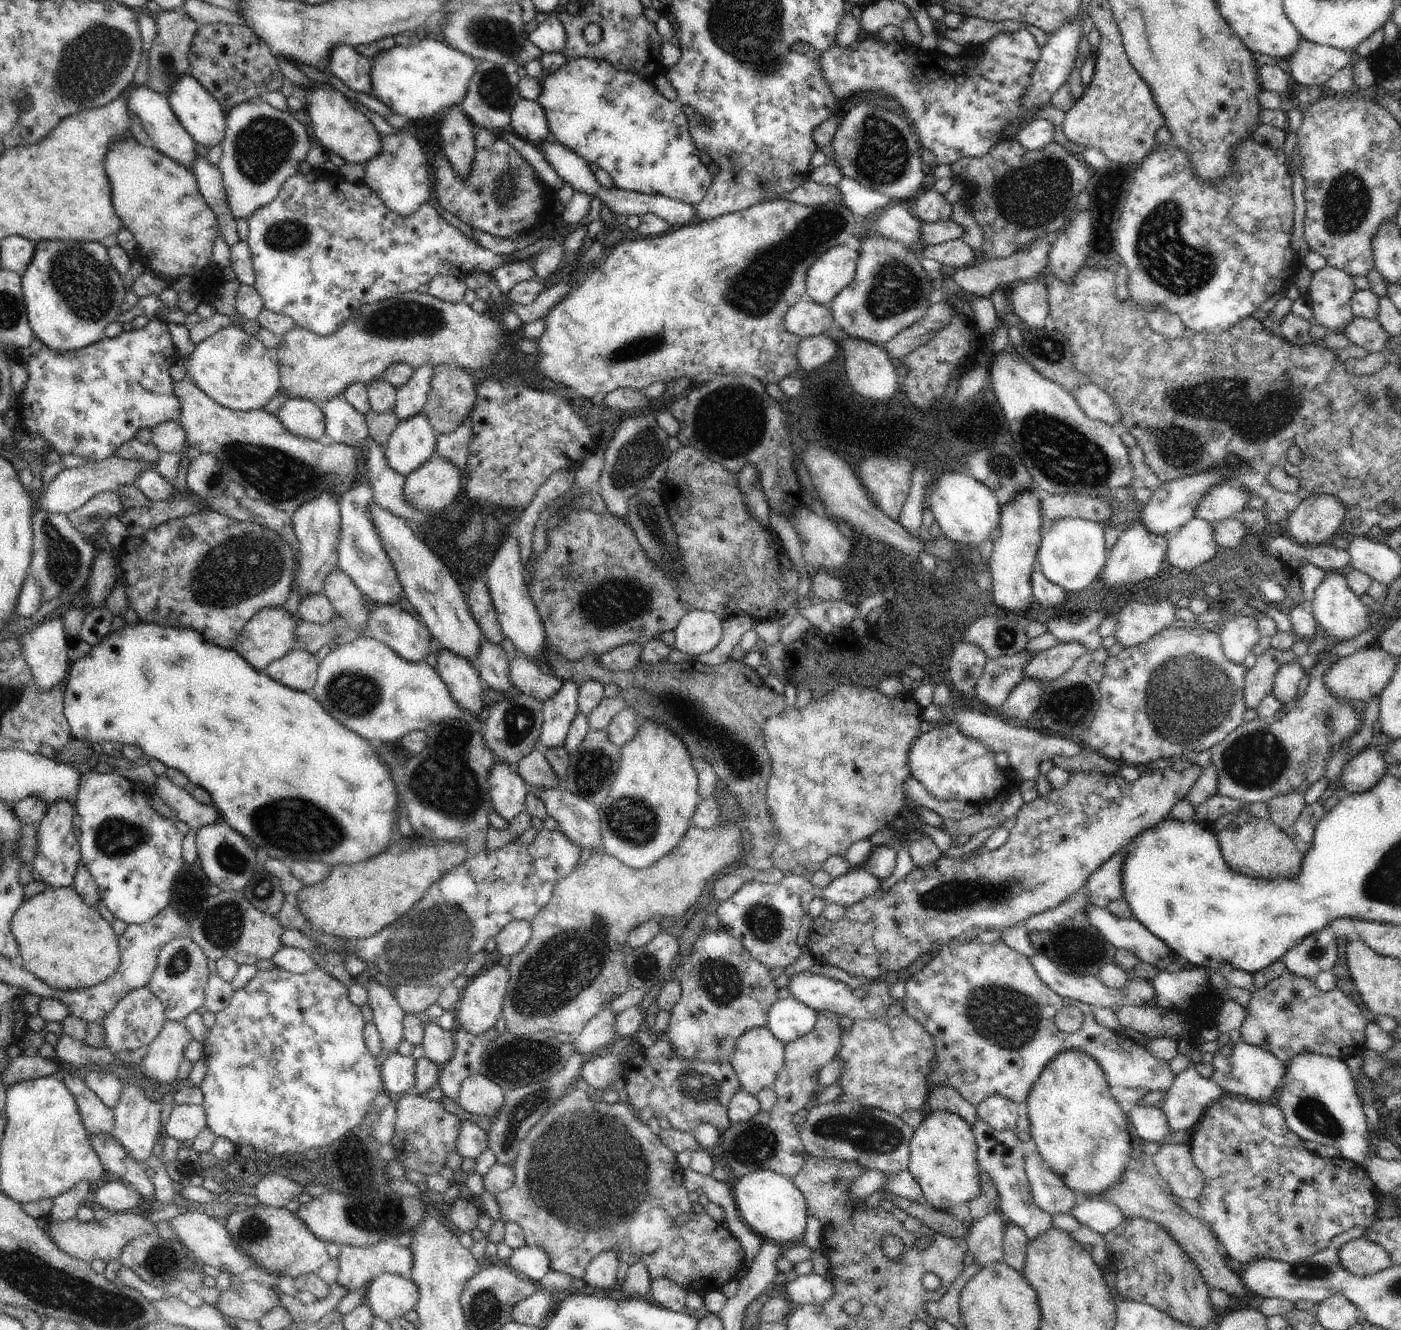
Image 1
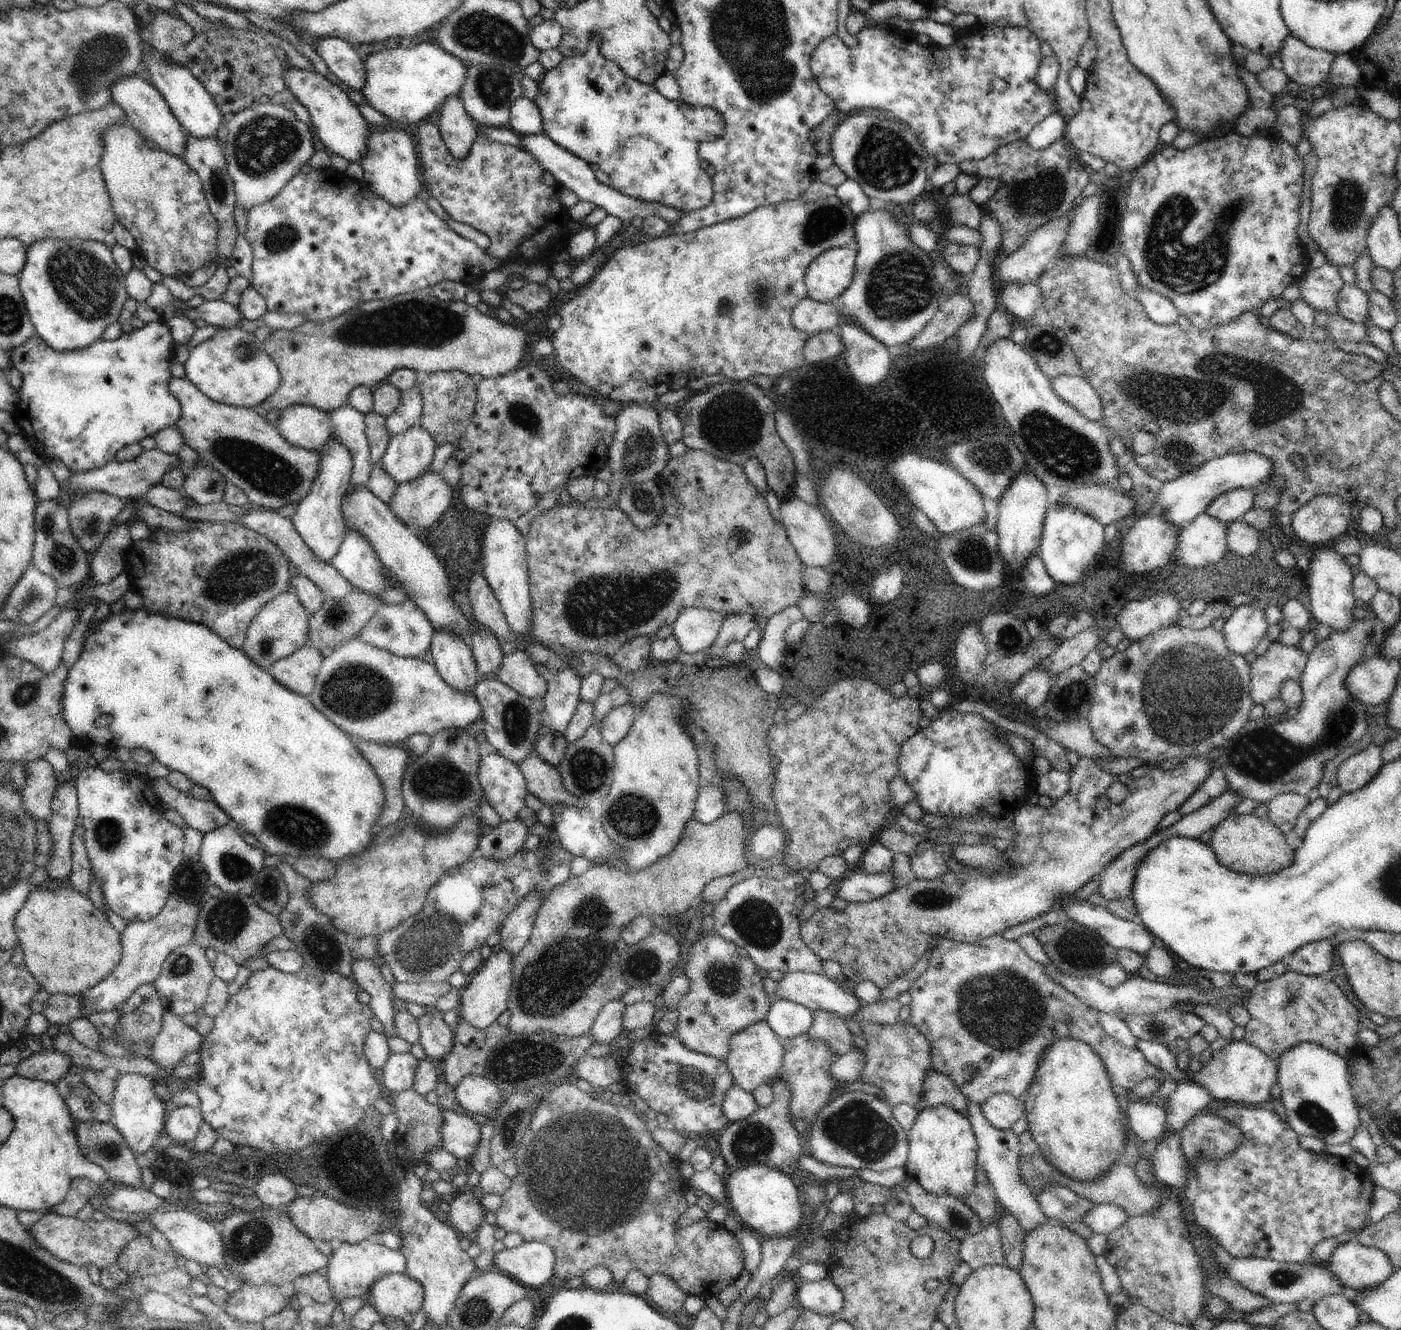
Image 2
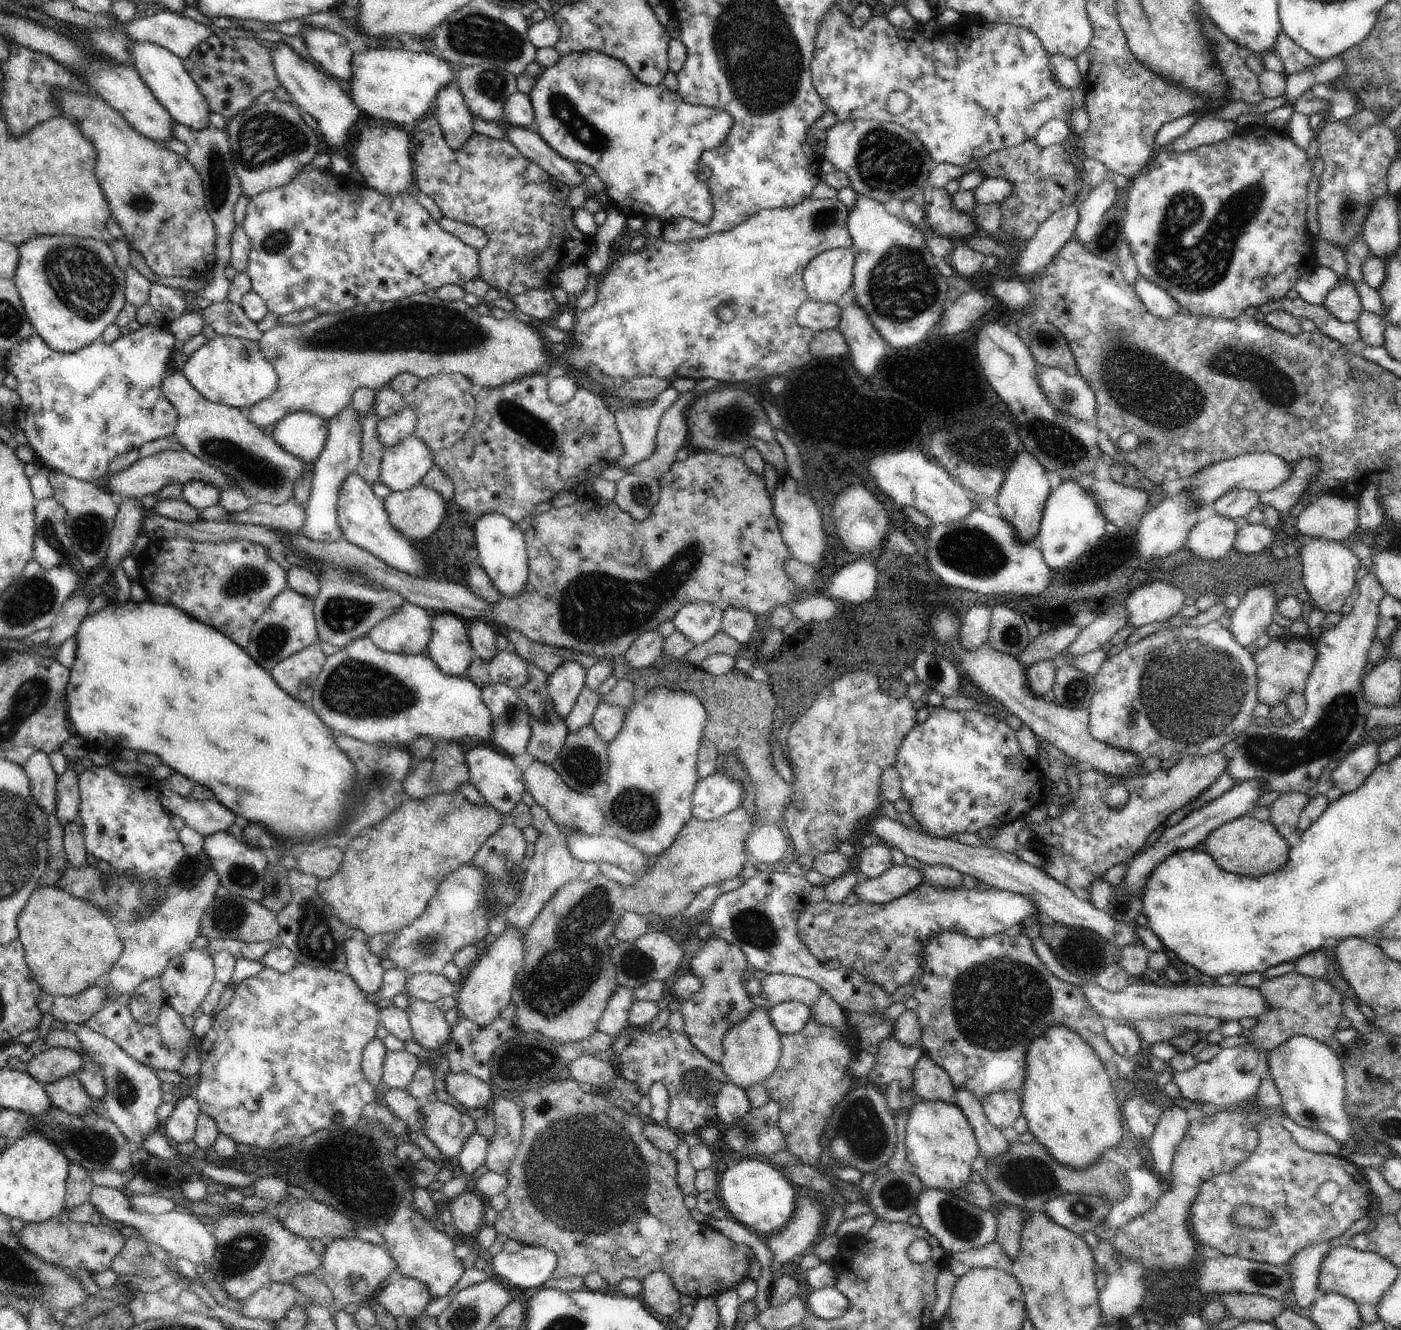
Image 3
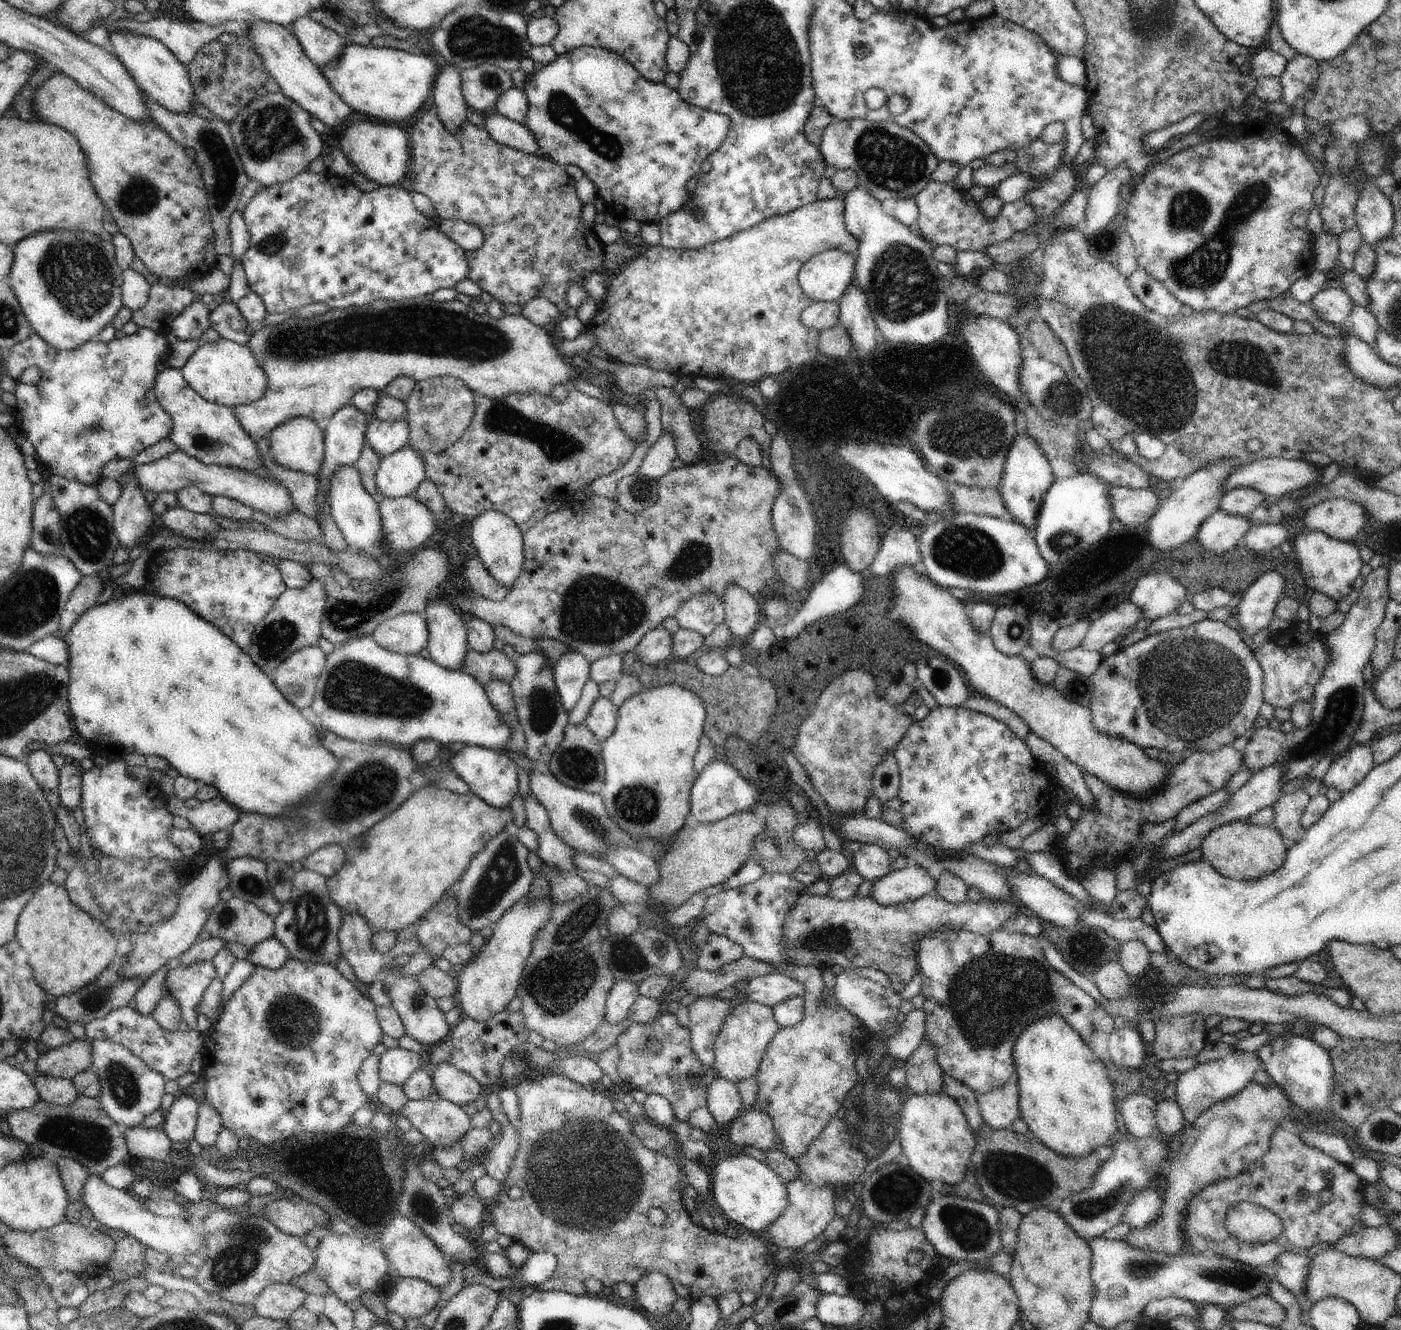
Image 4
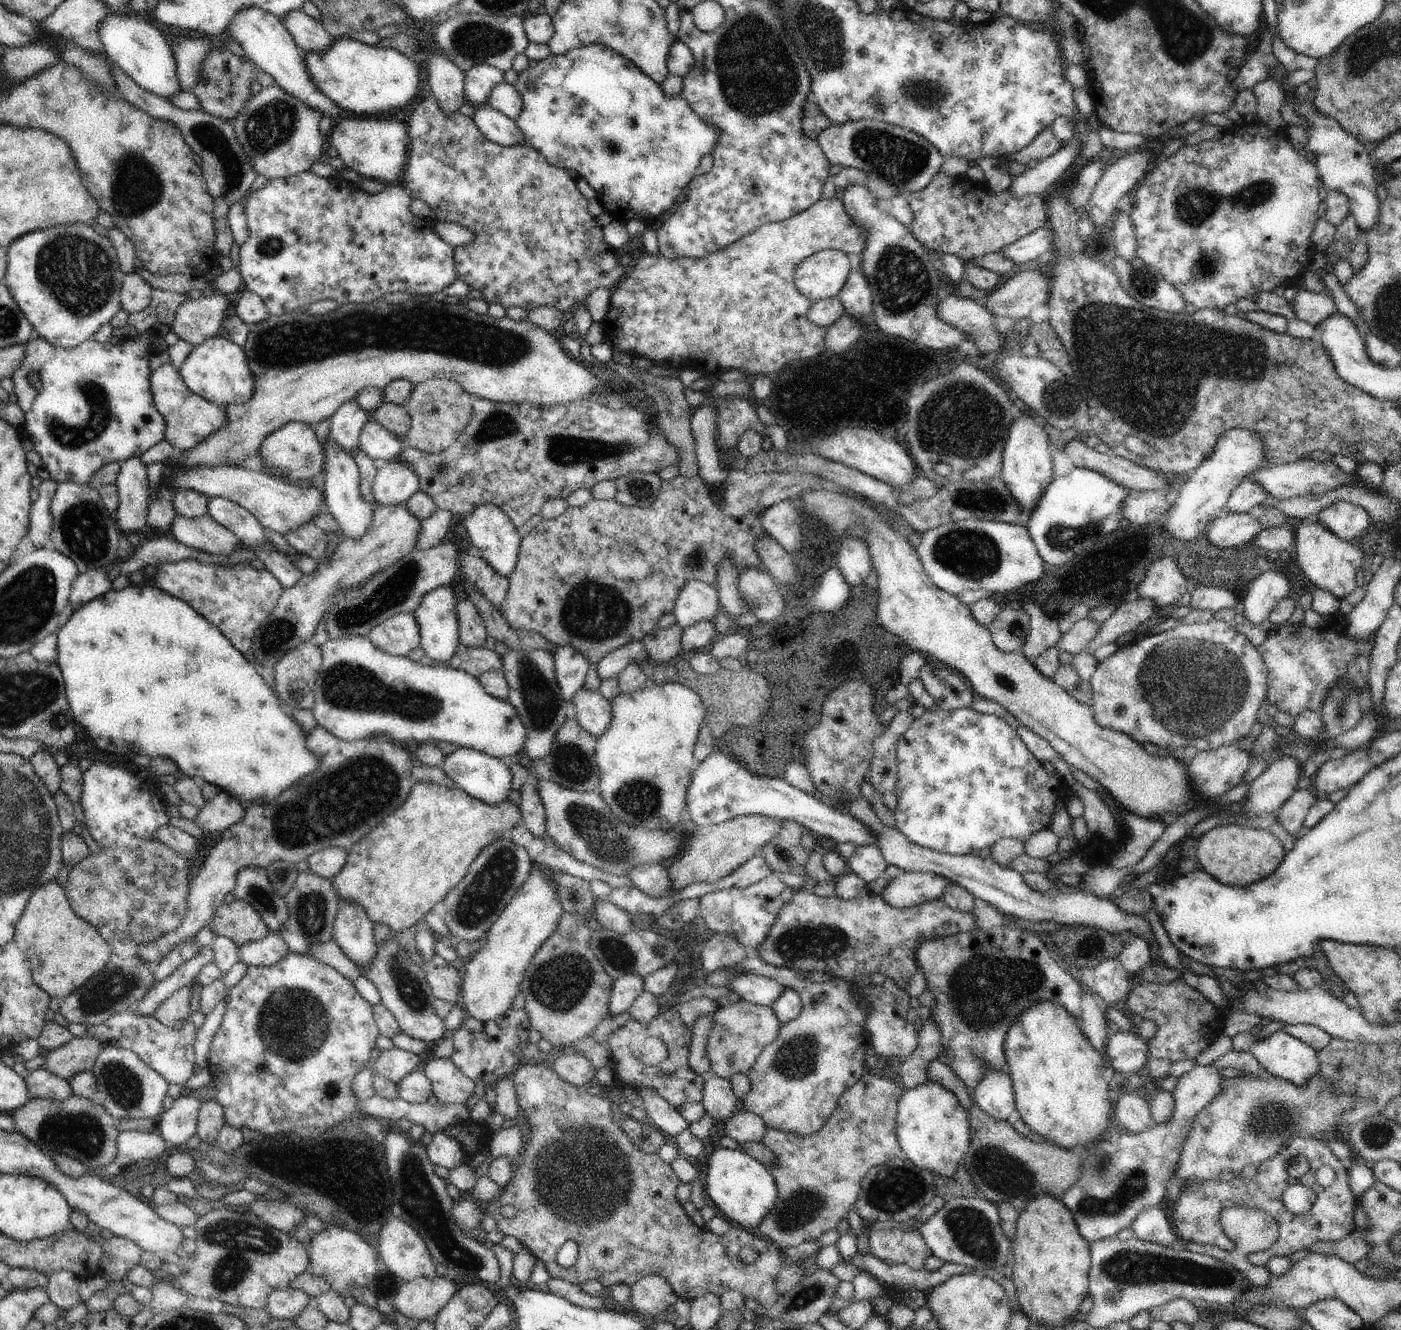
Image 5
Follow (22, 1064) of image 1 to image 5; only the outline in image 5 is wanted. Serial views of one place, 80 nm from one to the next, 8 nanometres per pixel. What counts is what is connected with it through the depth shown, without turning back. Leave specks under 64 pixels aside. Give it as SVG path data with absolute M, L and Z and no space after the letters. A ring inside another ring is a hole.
M72 1037L70 1042L48 1054L43 1067L68 1081L76 1074L91 1071L103 1048L96 1037Z

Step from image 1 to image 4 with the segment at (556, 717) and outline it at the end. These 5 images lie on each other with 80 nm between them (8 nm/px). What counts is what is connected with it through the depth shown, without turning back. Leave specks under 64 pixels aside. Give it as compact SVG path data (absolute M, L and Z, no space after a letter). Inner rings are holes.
M568 651L553 666L555 685L565 709L570 712L580 698L583 686L589 679L591 664L584 655Z

